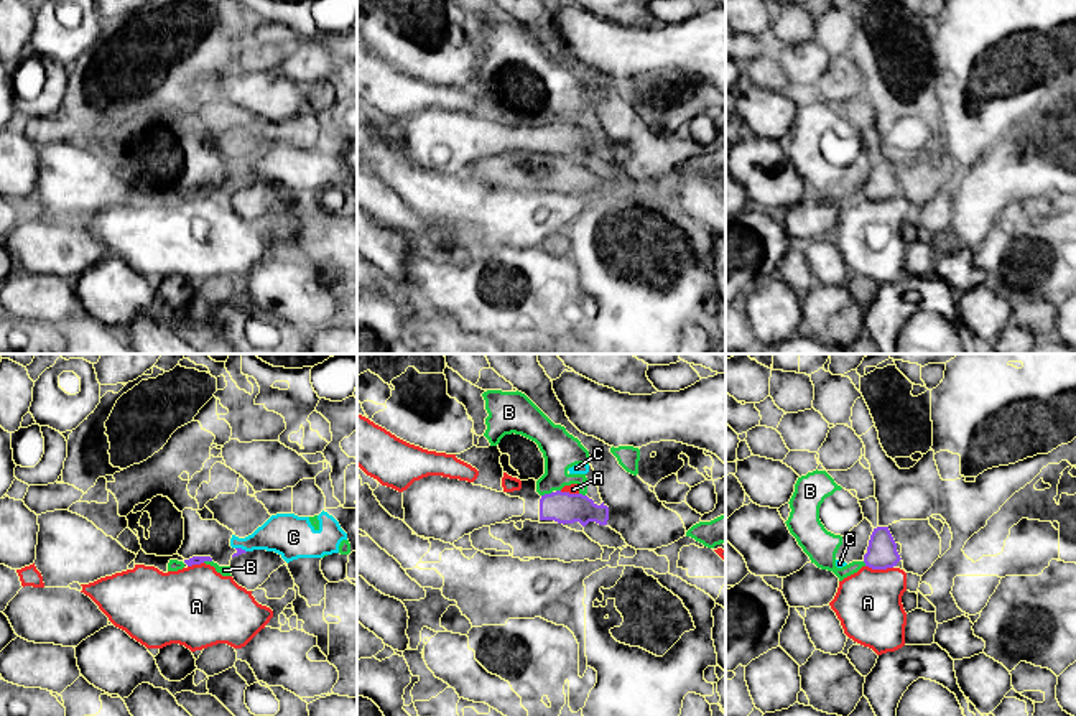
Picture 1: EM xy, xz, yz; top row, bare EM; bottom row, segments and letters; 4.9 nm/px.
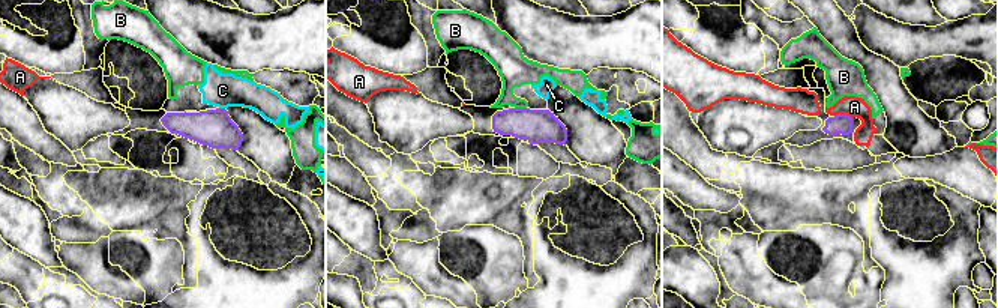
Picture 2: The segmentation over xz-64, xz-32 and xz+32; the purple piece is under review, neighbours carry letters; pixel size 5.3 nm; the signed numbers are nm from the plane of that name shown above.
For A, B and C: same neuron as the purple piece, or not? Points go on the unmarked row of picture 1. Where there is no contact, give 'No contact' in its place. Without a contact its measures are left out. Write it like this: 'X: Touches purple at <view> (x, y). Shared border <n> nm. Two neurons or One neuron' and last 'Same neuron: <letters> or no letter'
A: Touches purple at yz (879, 199). Shared border 140 nm. Two neurons
B: Touches purple at xz (547, 125). Shared border 60 nm. Two neurons
C: Touches purple at xy (241, 180). Shared border 60 nm. Two neurons
Same neuron: no letter

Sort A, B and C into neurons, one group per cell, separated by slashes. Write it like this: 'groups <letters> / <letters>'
groups A / B C

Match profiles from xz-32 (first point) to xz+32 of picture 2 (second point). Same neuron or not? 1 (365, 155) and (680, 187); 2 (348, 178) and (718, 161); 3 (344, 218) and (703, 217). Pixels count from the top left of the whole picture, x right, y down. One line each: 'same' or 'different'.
1: different
2: different
3: different

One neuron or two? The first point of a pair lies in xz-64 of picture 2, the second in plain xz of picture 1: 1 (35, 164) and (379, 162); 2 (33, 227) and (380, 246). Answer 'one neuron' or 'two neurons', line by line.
1: one neuron
2: one neuron

